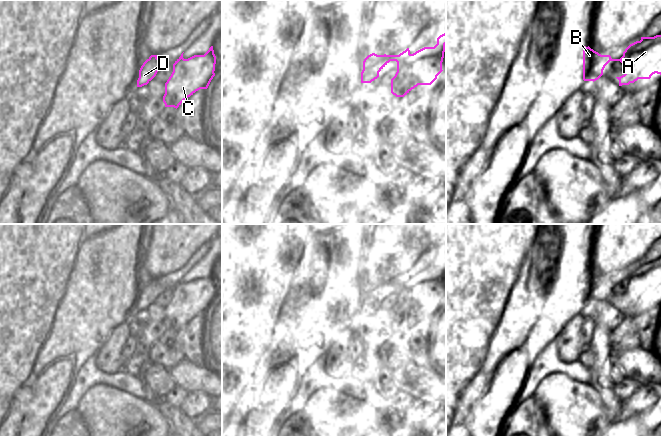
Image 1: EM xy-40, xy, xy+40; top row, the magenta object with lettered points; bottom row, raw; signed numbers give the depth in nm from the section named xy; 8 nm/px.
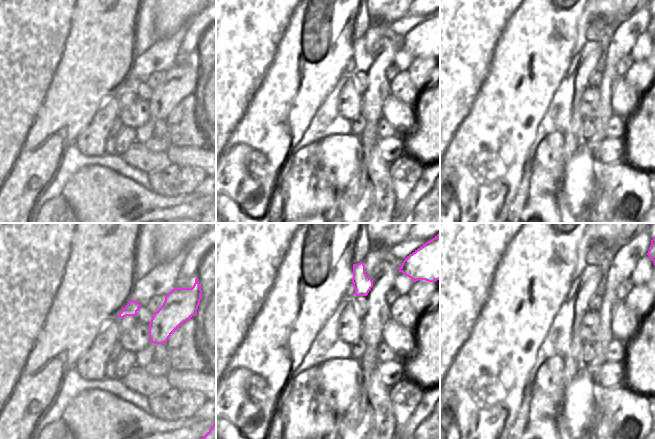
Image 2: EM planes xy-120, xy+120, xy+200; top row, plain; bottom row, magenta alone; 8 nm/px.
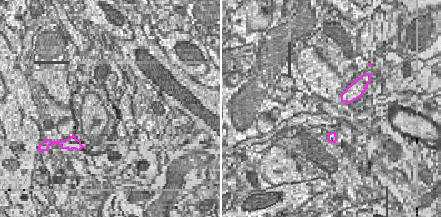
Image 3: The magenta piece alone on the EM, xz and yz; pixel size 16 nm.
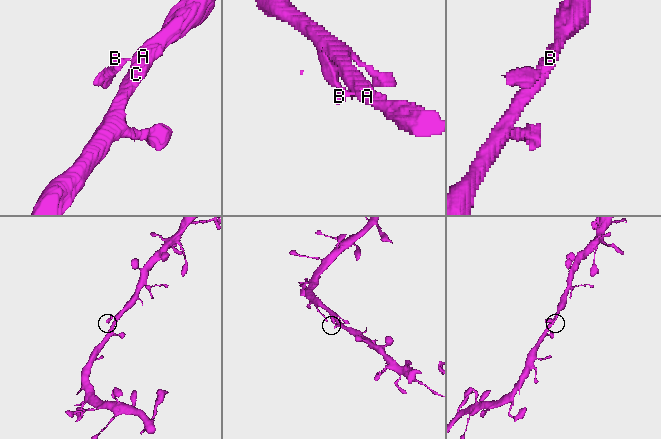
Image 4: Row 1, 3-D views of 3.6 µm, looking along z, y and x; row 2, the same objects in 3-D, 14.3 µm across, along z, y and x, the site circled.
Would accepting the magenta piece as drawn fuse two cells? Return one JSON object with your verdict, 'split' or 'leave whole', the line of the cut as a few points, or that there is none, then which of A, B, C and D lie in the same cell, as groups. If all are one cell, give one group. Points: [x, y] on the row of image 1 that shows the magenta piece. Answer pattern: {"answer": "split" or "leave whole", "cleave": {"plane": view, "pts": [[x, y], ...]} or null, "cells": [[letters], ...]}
{"answer": "leave whole", "cleave": null, "cells": [["A", "B", "C", "D"]]}

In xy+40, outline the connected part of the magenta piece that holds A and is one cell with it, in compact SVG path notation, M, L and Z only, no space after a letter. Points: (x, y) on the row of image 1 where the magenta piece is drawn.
M661 35L641 37L640 41L630 44L625 49L620 59L612 59L610 55L601 55L589 46L583 46L583 80L593 82L598 80L610 61L620 61L625 66L625 74L616 77L619 80L619 86L629 85L638 79L650 79L655 73L661 75Z

